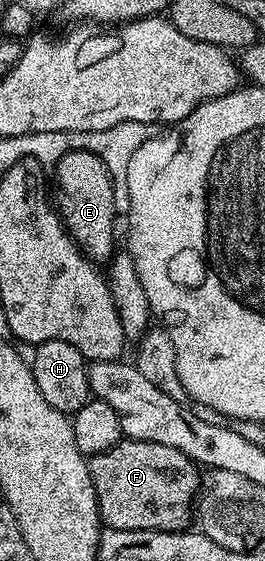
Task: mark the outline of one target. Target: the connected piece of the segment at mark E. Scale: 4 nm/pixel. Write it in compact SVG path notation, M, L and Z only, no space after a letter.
M74 148L54 165L54 172L56 184L64 195L64 208L59 209L64 228L93 264L107 265L114 255L112 235L116 232L118 213L112 179L102 158L85 148Z

